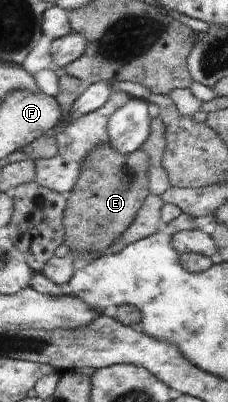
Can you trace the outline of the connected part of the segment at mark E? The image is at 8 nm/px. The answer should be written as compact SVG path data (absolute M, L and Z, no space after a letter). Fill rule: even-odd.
M108 143L100 145L91 156L84 159L82 172L78 183L70 192L67 199L67 209L64 213L65 243L74 251L80 253L98 253L103 256L108 249L128 230L128 225L135 221L139 210L143 208L144 201L151 194L148 189L150 181L150 159L144 151L137 150L130 154L120 154Z

